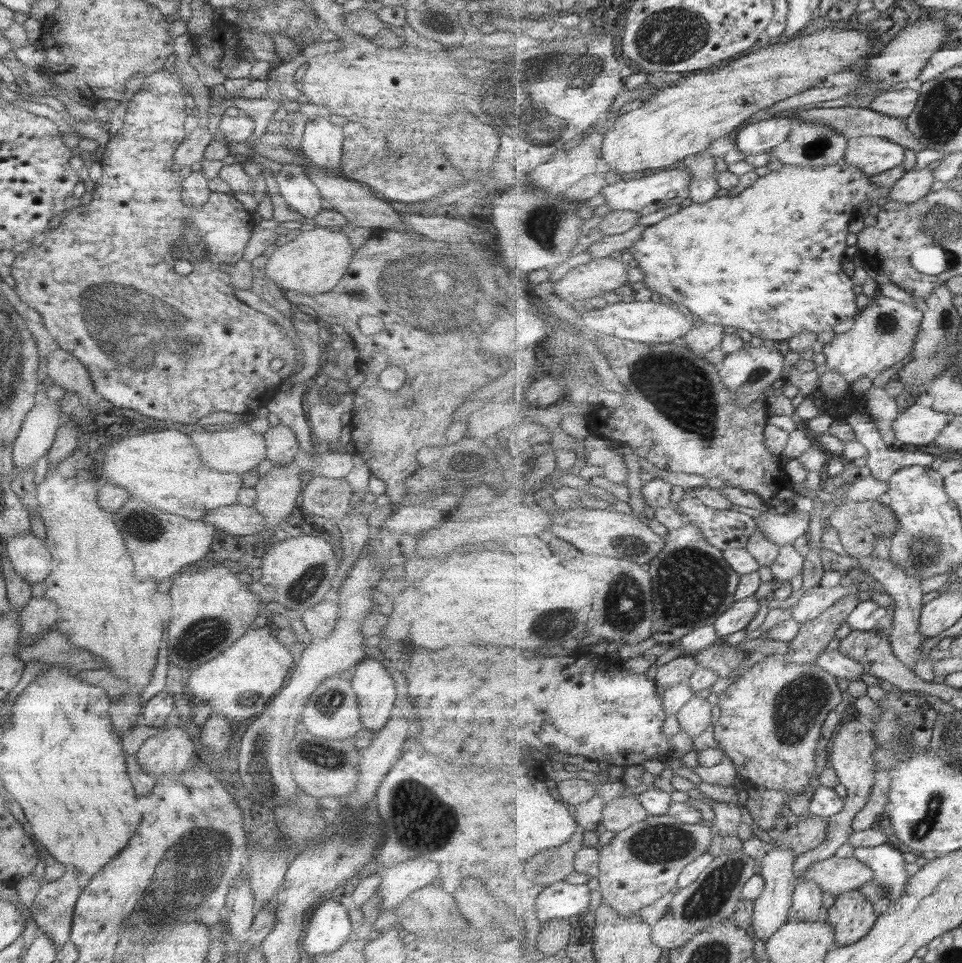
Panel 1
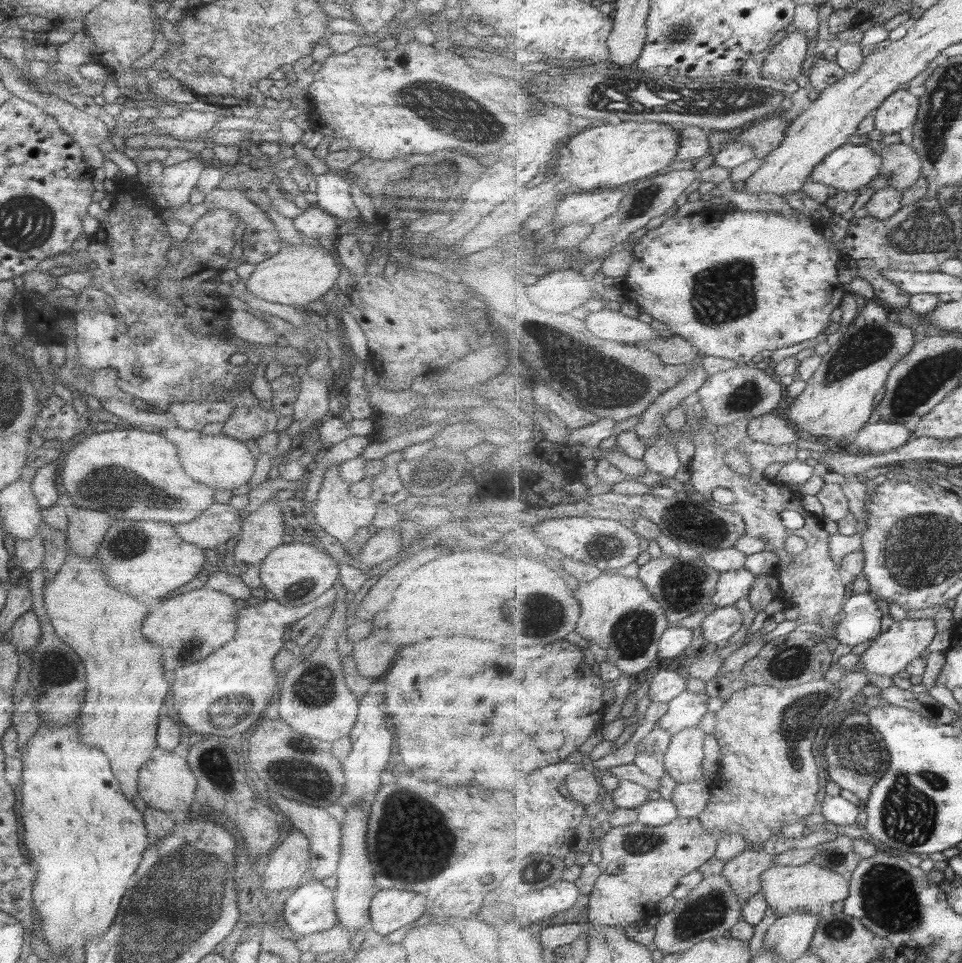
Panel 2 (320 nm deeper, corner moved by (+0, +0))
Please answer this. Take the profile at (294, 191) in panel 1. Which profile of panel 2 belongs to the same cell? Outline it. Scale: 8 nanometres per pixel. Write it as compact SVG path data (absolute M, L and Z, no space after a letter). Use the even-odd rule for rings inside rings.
M309 205L299 216L292 219L293 228L303 239L319 239L325 235L334 234L339 222L325 214L314 205Z

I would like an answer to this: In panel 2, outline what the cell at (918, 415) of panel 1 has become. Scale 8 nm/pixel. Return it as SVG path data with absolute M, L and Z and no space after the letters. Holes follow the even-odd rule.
M878 420L866 424L854 435L851 446L859 453L886 453L895 450L913 438L905 423Z

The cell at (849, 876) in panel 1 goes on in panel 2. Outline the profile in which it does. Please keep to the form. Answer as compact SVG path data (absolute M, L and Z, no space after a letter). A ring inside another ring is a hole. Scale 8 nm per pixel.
M814 863L802 866L775 865L761 874L762 893L777 917L784 917L798 911L819 914L820 906L844 901L850 895L850 881L834 870L819 867Z

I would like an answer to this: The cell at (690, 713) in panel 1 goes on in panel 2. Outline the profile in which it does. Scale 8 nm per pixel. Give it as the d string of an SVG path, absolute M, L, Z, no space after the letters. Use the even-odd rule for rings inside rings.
M698 726L685 729L672 737L672 742L665 758L666 772L678 785L697 781L703 775L701 762L705 760L703 742L707 734Z

